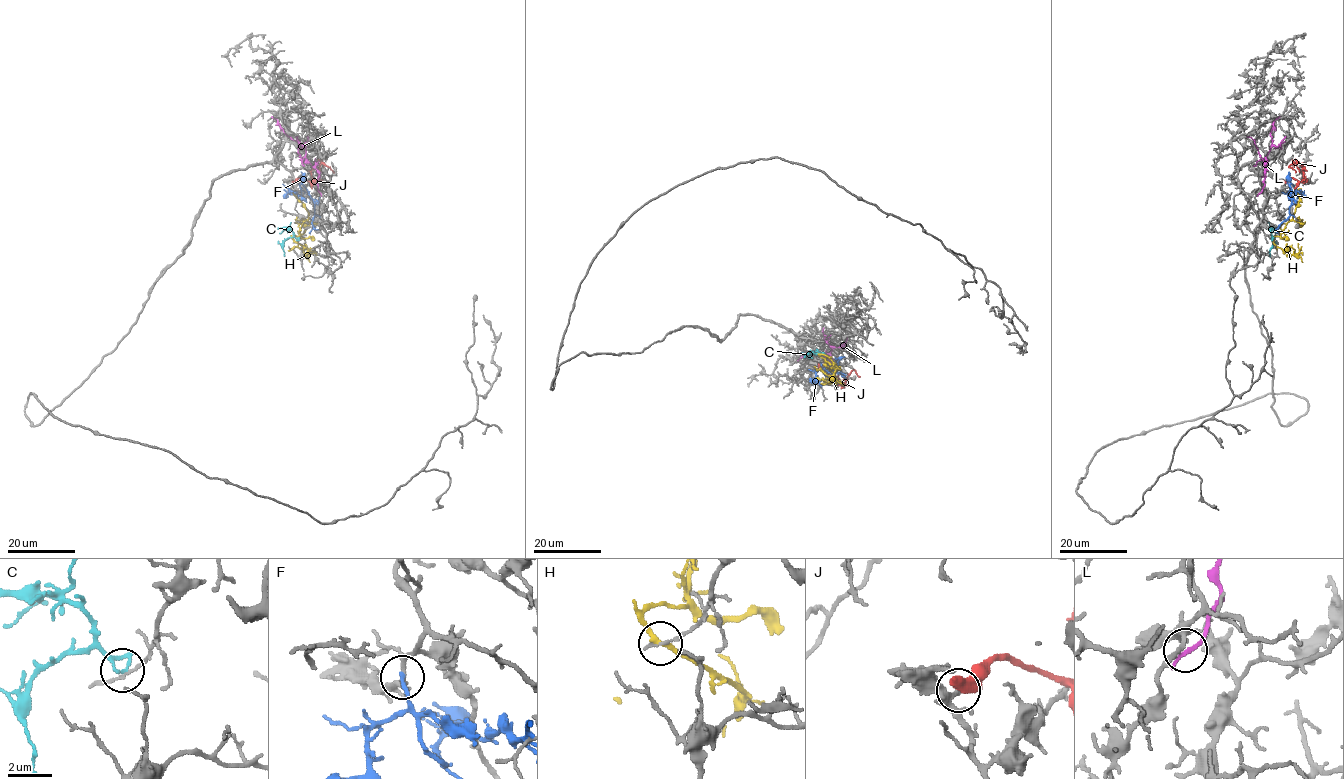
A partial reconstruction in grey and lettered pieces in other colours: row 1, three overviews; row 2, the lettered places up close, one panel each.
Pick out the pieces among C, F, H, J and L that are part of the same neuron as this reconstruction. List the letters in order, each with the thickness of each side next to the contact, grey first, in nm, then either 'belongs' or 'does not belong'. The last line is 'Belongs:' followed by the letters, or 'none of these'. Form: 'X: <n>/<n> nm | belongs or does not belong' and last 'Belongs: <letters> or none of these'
C: 130/180 nm | does not belong
F: 170/200 nm | does not belong
H: 180/200 nm | does not belong
J: 220/500 nm | does not belong
L: 180/200 nm | does not belong
Belongs: none of these

